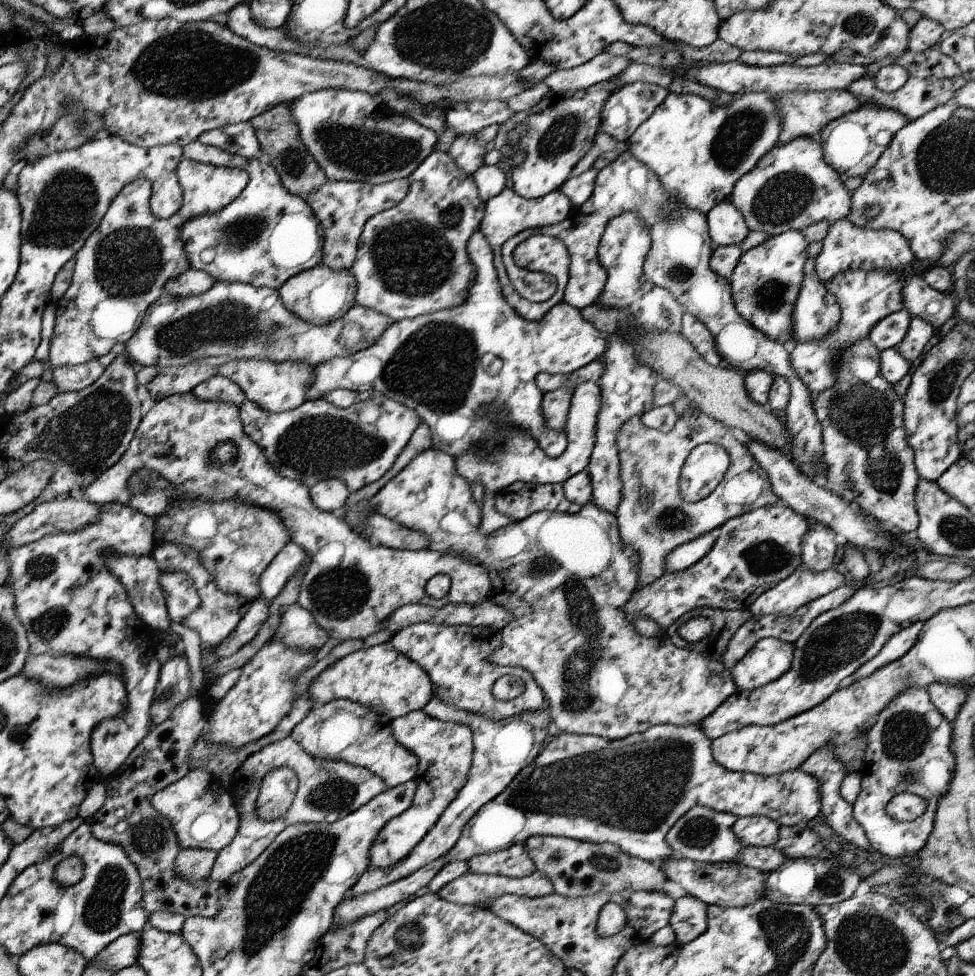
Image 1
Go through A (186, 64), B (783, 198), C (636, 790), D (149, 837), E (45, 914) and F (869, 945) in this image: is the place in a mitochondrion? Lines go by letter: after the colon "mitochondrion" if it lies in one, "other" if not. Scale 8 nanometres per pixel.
A: mitochondrion
B: mitochondrion
C: mitochondrion
D: mitochondrion
E: other
F: mitochondrion

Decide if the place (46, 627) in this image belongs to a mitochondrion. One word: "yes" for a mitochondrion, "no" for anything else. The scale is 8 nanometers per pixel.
yes

